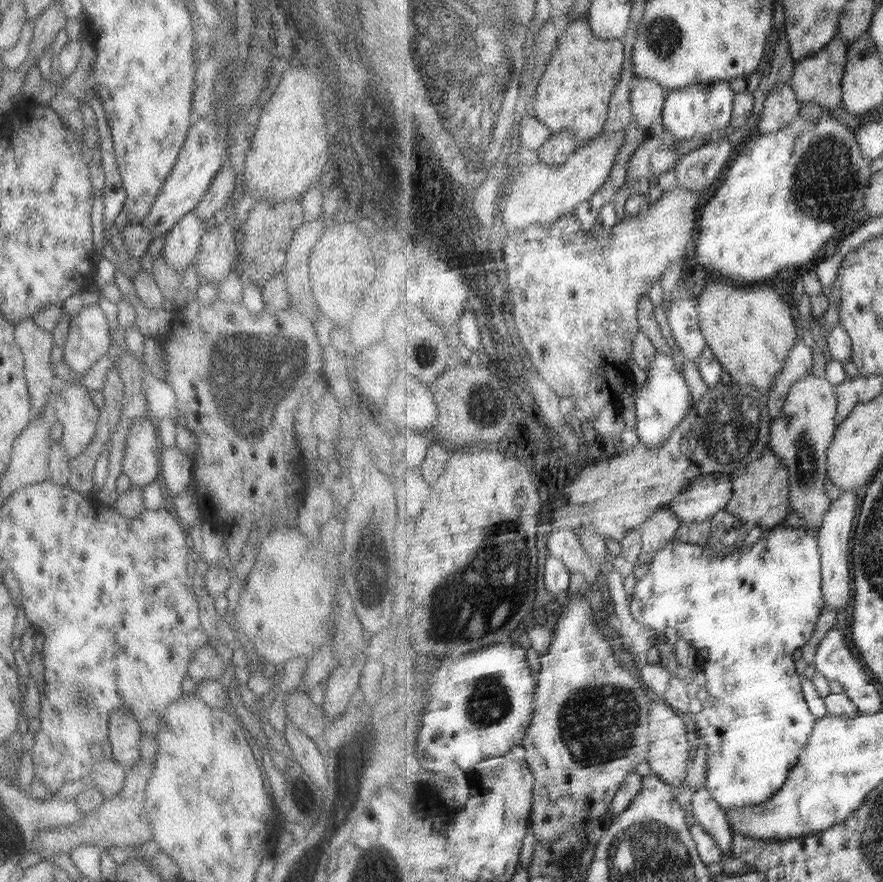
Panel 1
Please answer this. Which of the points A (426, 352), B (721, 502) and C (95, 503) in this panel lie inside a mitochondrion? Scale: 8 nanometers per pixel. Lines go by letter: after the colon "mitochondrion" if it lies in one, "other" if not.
A: mitochondrion
B: other
C: other

